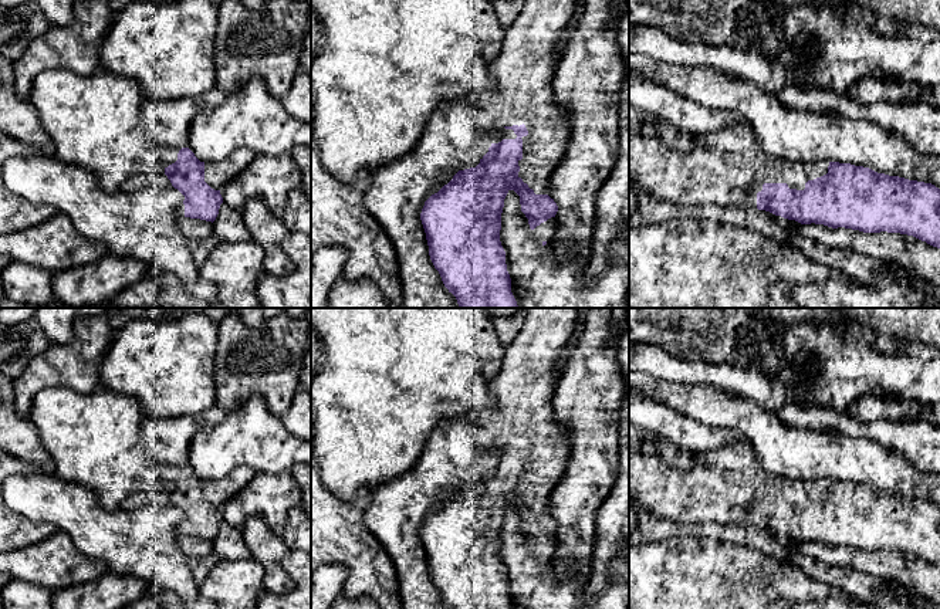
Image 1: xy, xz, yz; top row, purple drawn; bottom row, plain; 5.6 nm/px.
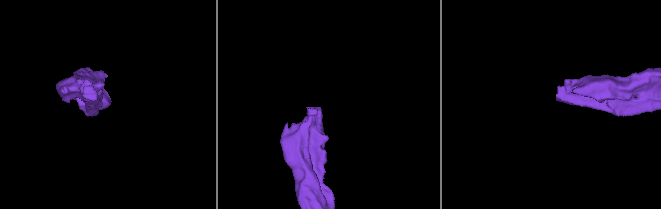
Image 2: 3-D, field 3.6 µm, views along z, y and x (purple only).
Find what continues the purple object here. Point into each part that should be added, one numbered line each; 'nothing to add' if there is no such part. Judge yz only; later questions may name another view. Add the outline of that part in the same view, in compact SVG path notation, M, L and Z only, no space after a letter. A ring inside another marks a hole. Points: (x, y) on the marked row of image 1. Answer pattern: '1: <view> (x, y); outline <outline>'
1: yz (722, 168); outline M744 121L696 138L692 149L680 150L655 133L629 129L629 180L635 189L676 204L754 209L764 183L787 183L789 189L804 190L808 180L828 173L829 160L802 163L764 155L760 166L755 136Z

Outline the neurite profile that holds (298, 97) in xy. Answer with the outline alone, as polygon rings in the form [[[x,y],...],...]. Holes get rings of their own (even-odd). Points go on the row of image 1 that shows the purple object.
[[[300,71],[281,104],[290,115],[311,124],[311,75]]]

